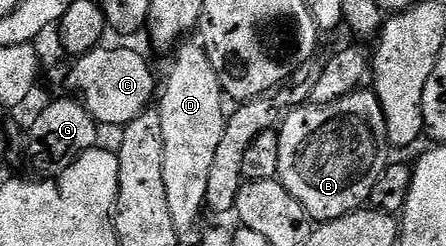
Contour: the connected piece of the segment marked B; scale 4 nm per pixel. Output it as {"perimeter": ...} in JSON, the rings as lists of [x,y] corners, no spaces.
{"perimeter":[[[357,89],[338,101],[330,101],[326,105],[309,102],[307,105],[301,105],[289,110],[285,115],[288,116],[285,117],[284,124],[282,124],[282,119],[278,127],[278,178],[280,184],[300,202],[302,209],[306,209],[306,213],[312,220],[320,223],[329,223],[331,219],[348,215],[351,211],[361,210],[372,198],[374,181],[378,181],[378,177],[382,177],[382,173],[388,168],[390,162],[390,156],[388,156],[390,144],[388,142],[388,134],[386,133],[386,117],[382,113],[382,105],[378,101],[375,91],[371,89]]]}

